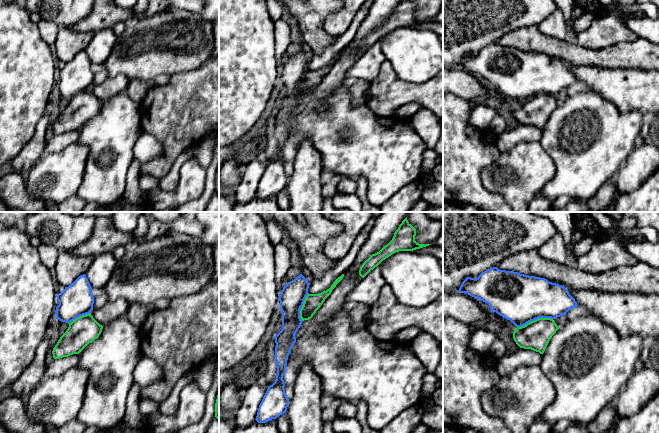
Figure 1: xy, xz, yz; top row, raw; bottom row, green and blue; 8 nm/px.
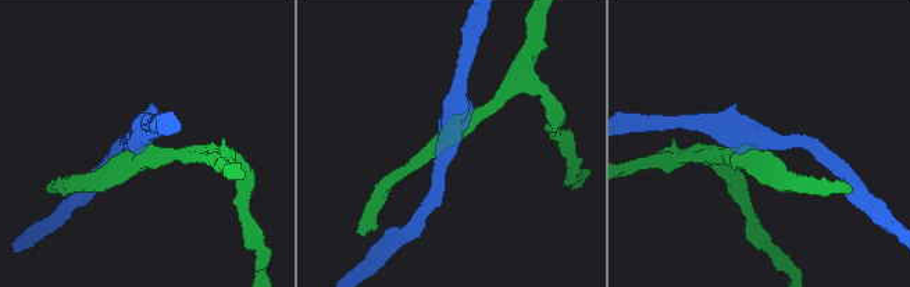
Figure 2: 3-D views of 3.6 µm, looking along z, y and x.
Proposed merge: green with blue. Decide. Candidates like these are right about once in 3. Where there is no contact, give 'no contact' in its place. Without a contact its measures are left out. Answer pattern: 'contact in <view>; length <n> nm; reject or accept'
contact in yz; length 300 nm; reject

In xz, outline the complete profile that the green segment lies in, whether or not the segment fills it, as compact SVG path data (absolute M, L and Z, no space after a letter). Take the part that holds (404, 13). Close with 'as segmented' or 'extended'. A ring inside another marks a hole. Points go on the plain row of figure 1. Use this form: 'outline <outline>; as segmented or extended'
outline M400 0L395 7L392 16L379 28L370 31L362 40L359 51L364 54L371 46L377 43L383 36L399 27L413 27L431 20L419 20L415 17L416 5L411 0Z; as segmented

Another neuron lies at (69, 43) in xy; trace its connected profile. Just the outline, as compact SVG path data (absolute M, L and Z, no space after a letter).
M67 26L59 27L56 42L53 45L56 59L68 63L80 51L87 48L93 36L92 32L78 32Z

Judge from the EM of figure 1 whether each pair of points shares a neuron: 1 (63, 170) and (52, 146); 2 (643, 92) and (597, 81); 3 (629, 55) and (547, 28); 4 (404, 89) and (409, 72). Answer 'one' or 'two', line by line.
1: two
2: one
3: two
4: two

